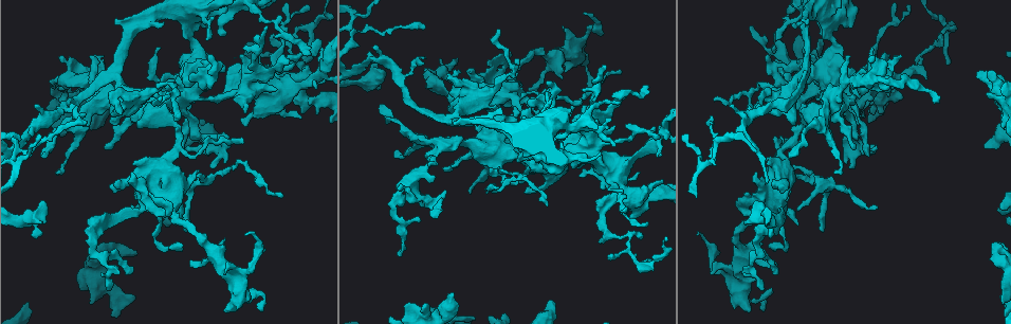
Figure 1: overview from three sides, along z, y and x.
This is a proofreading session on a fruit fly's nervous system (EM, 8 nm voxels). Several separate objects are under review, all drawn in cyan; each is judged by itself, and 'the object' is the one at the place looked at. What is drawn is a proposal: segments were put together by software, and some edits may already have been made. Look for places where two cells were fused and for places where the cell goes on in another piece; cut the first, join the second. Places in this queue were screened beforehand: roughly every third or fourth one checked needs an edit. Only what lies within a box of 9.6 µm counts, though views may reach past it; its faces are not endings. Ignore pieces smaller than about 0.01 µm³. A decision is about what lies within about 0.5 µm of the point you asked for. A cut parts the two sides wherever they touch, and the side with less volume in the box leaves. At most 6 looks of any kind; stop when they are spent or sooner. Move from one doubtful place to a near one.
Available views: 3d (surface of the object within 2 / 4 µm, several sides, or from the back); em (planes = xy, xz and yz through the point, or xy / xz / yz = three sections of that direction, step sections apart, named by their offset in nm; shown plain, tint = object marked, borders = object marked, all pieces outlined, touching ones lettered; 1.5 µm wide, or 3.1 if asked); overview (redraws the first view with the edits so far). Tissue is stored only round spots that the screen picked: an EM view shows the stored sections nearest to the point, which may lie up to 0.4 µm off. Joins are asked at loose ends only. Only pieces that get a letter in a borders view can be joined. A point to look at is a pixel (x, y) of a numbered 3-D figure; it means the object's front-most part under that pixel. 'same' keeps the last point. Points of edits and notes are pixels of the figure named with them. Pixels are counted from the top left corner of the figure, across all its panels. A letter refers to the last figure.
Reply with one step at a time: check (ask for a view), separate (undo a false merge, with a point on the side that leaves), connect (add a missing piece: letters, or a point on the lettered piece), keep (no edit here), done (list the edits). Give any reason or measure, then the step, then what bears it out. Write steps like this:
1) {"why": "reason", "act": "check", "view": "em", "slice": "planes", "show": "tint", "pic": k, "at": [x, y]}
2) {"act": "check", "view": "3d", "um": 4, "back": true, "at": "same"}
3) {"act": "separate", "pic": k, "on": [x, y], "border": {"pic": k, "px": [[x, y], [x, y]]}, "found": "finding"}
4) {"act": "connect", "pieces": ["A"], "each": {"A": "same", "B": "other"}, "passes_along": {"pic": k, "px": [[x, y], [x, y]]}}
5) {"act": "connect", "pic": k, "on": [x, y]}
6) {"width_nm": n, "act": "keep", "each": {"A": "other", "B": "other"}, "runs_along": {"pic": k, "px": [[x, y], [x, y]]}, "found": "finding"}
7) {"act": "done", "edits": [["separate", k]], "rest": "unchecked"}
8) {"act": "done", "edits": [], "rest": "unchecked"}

{"why": "end of a long branch", "act": "check", "view": "3d", "um": 2, "back": true, "pic": 1, "at": [984, 146]}

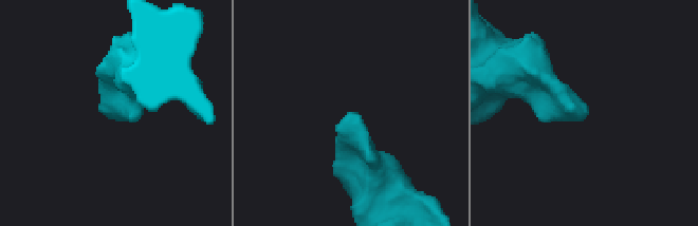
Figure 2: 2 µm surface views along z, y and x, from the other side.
{"why": "now the EM", "act": "check", "view": "em", "slice": "planes", "show": "borders", "pic": 2, "at": [585, 105]}

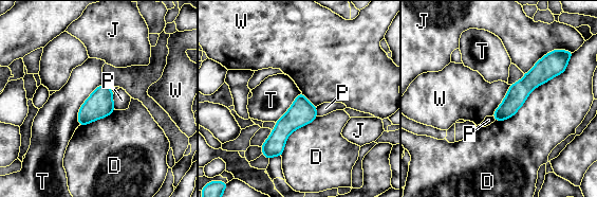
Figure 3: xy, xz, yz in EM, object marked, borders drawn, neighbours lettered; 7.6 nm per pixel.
{"act": "keep", "each": {"D": "other", "J": "other", "P": "other", "T": "other", "W": "other"}, "runs_along": {"pic": 3, "px": [[538, 66], [538, 73], [497, 118]]}, "found": "no lettered piece goes on from it"}

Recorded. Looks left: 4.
{"act": "check", "view": "3d", "um": 4, "pic": 1, "at": [257, 114]}

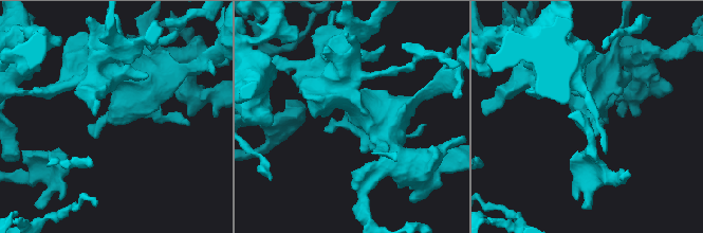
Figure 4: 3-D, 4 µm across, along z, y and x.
{"why": "need the tissue", "act": "check", "view": "em", "slice": "planes", "show": "tint", "pic": 4, "at": [116, 117]}

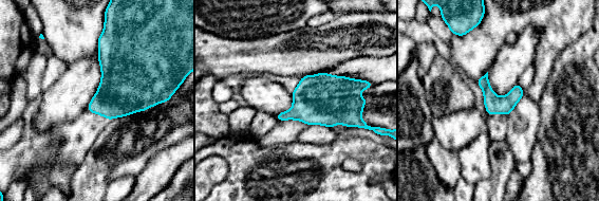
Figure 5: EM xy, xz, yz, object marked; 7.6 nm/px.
{"why": "what lies round it", "act": "check", "view": "em", "slice": "planes", "show": "borders", "at": "same"}

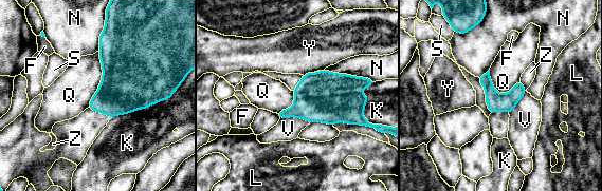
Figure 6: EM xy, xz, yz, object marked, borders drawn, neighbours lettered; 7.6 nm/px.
{"longest_contact_nm": ["K", 600], "act": "keep", "each": {"F": "other", "K": "other", "L": "other", "N": "other", "Q": "other", "S": "other", "V": "other", "Y": "other", "Z": "other"}, "border": {"pic": 6, "px": [[99, 51], [102, 80], [88, 107]]}, "found": "all the same cell"}

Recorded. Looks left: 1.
{"act": "done", "edits": [], "rest": "unchecked"}

